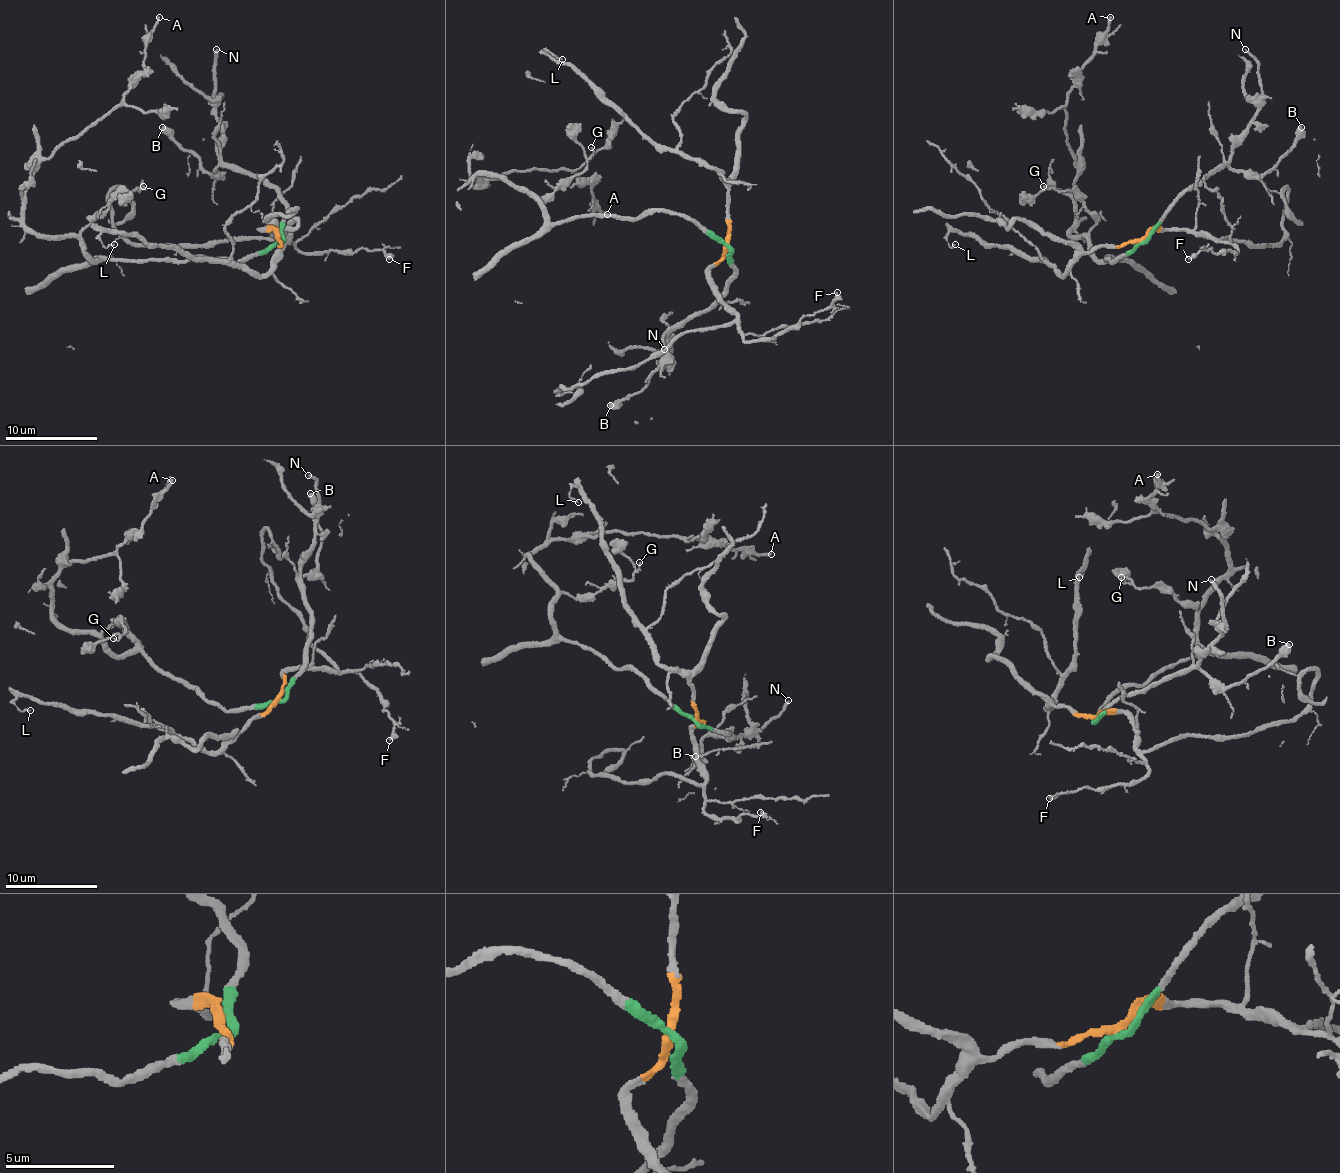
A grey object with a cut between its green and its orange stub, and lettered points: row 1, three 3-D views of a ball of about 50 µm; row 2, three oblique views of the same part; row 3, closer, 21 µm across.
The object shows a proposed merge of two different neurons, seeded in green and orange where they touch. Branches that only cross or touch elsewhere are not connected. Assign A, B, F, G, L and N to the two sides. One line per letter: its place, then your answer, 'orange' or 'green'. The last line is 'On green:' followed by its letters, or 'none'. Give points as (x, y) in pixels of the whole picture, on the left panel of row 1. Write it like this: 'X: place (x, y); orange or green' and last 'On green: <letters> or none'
A: place (159, 17); green
B: place (162, 127); green
F: place (389, 259); orange
G: place (143, 186); green
L: place (114, 244); orange
N: place (216, 49); green
On green: A, B, G, N

